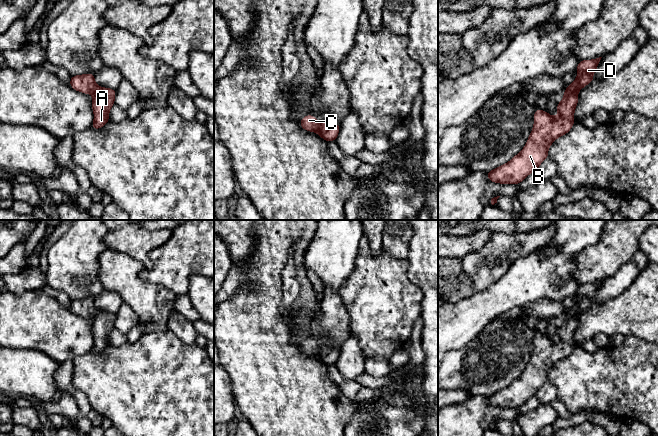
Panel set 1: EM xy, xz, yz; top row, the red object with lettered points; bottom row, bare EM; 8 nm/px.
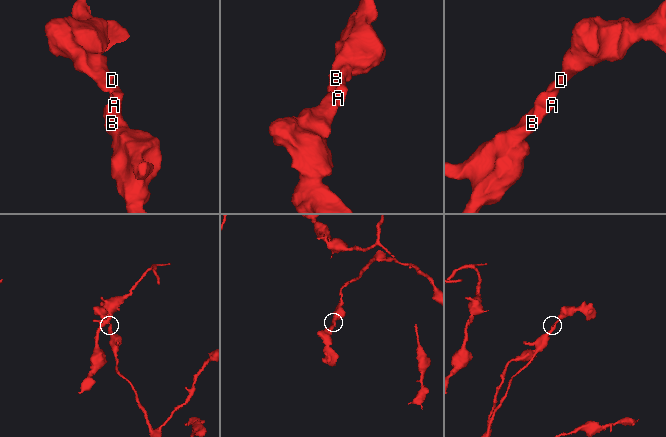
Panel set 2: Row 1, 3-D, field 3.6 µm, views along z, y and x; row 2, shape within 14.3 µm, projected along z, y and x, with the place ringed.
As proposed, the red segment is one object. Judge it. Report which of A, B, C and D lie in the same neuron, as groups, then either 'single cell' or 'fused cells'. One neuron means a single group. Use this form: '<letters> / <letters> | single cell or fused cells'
A B C D | single cell

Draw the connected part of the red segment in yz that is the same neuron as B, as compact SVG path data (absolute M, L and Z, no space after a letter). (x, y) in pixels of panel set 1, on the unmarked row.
M602 281L580 285L576 295L578 301L566 311L563 323L557 328L558 340L553 341L544 334L535 334L534 351L519 378L508 387L487 396L488 403L501 408L519 408L548 381L550 369L572 352L574 334L578 327L578 315L593 305L593 298Z

